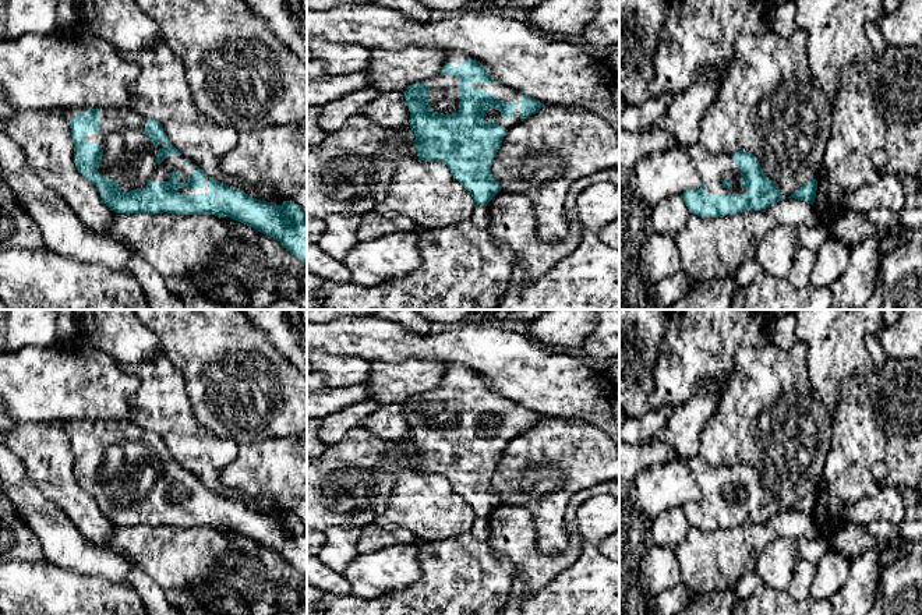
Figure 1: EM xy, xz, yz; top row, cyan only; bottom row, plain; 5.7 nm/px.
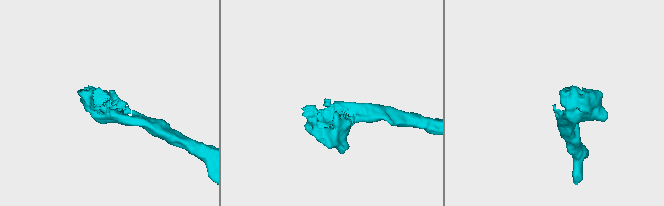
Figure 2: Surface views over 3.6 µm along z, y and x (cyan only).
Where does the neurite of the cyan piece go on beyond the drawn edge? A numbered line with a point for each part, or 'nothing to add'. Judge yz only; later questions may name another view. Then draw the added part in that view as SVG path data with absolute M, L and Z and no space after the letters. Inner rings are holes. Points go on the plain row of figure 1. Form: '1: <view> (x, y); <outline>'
1: yz (713, 481); M699 455L685 460L693 473L707 506L743 506L742 485L732 467L713 467Z

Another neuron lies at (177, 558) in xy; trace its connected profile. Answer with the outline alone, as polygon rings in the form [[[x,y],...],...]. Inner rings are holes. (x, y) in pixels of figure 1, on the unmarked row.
[[[116,526],[112,548],[144,569],[167,591],[192,591],[205,583],[225,586],[241,597],[250,615],[275,615],[276,612],[307,615],[307,594],[257,577],[250,558],[230,548],[223,533],[215,527]]]

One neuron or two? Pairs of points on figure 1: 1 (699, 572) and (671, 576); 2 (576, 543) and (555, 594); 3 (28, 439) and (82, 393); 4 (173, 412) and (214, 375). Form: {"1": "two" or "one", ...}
{"1": "two", "2": "two", "3": "two", "4": "two"}

